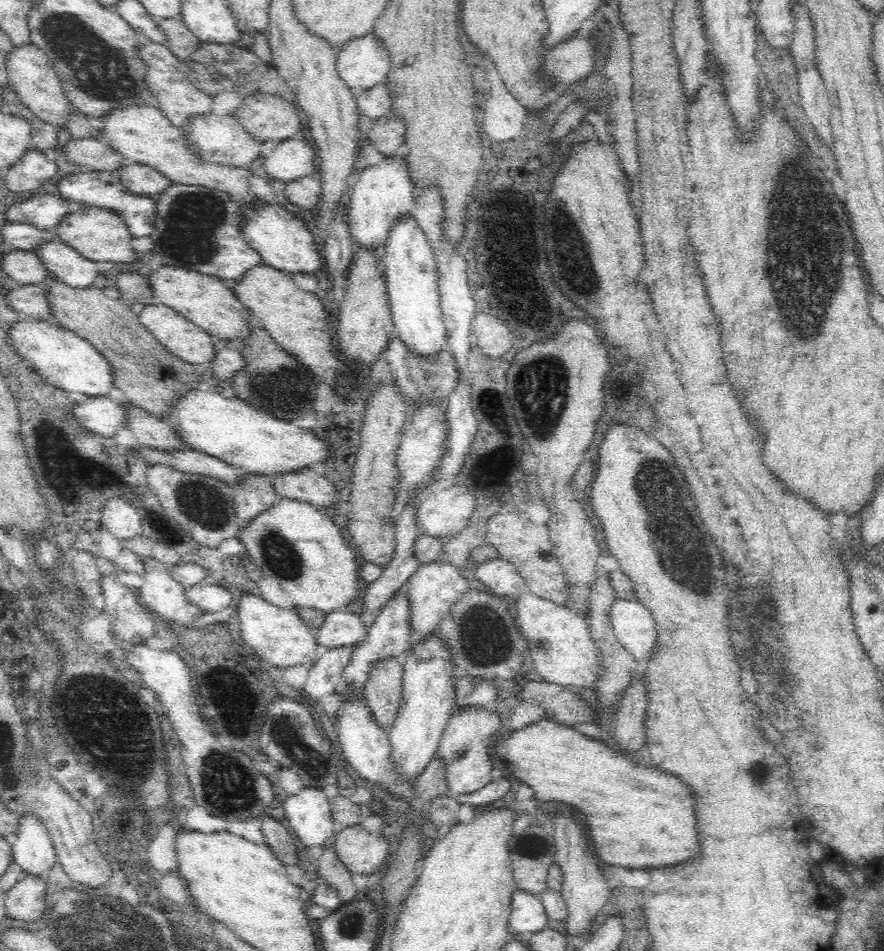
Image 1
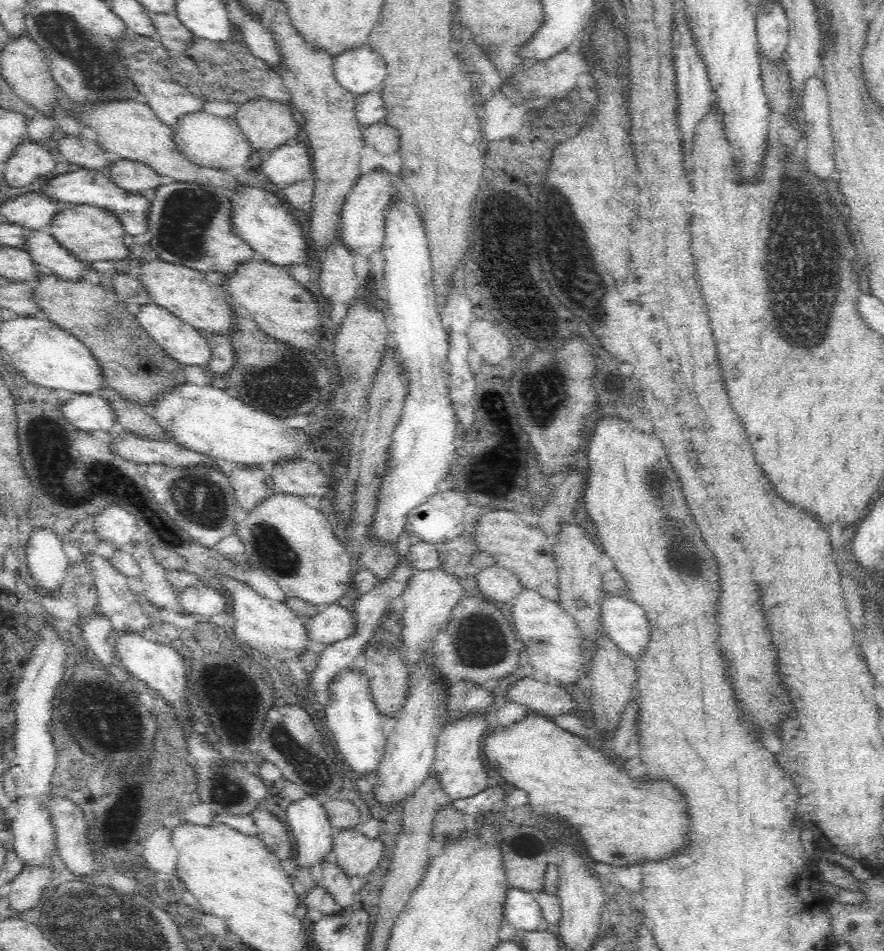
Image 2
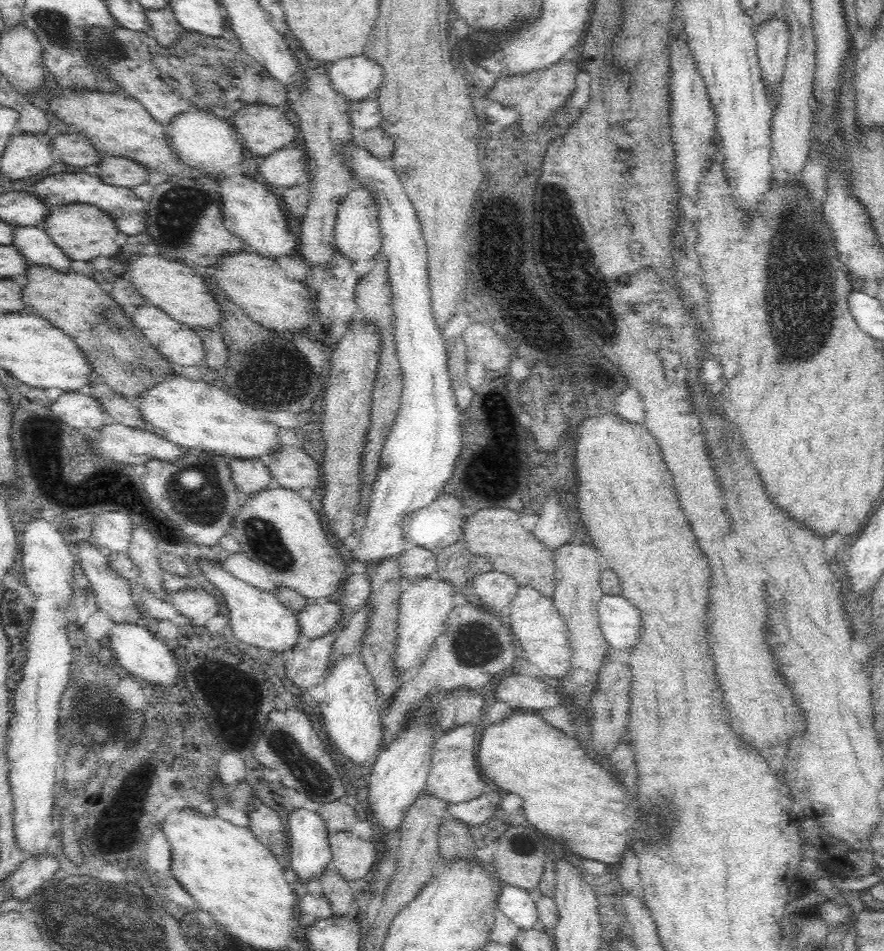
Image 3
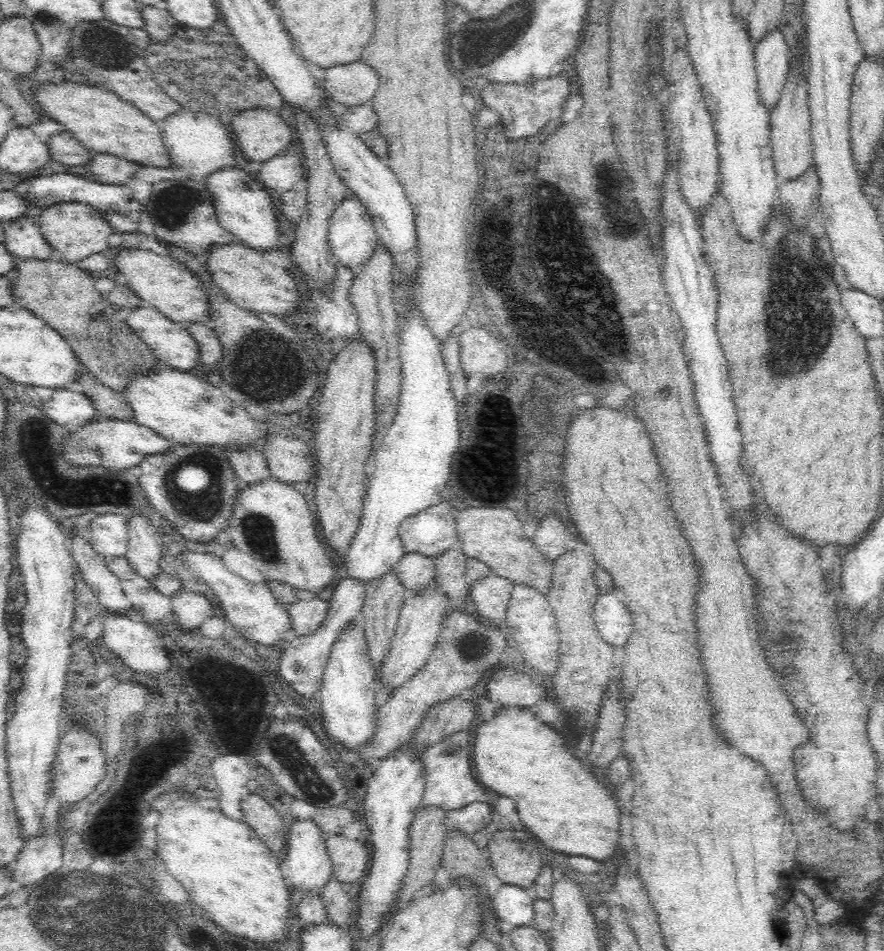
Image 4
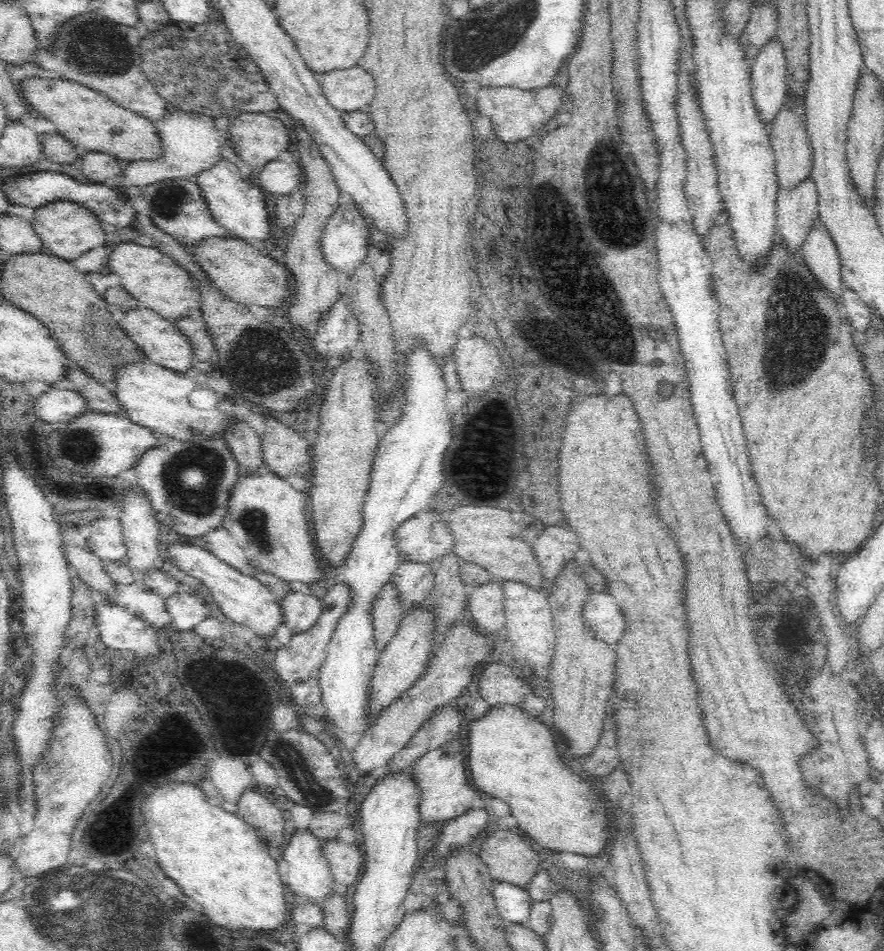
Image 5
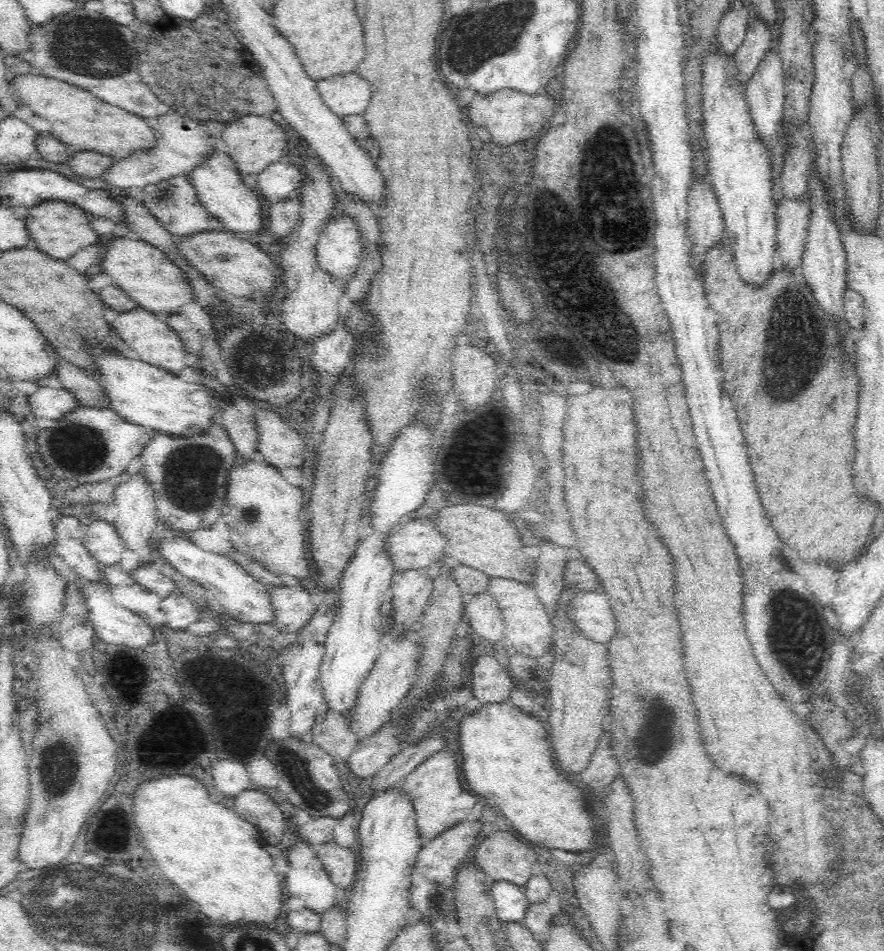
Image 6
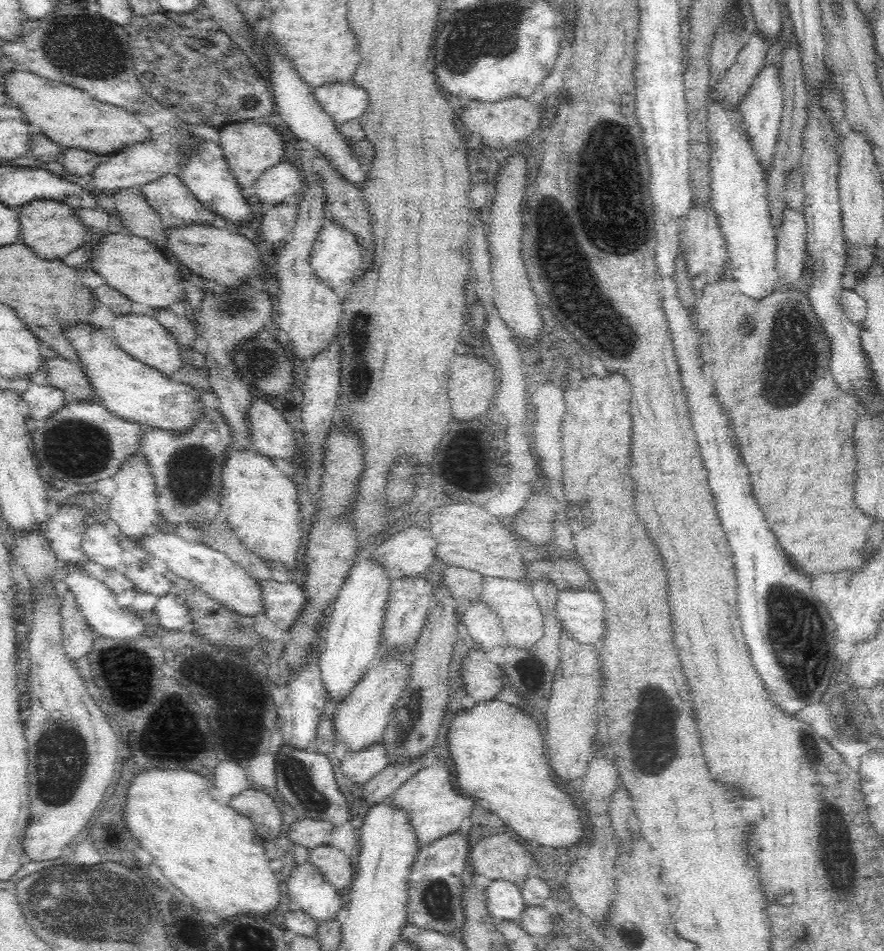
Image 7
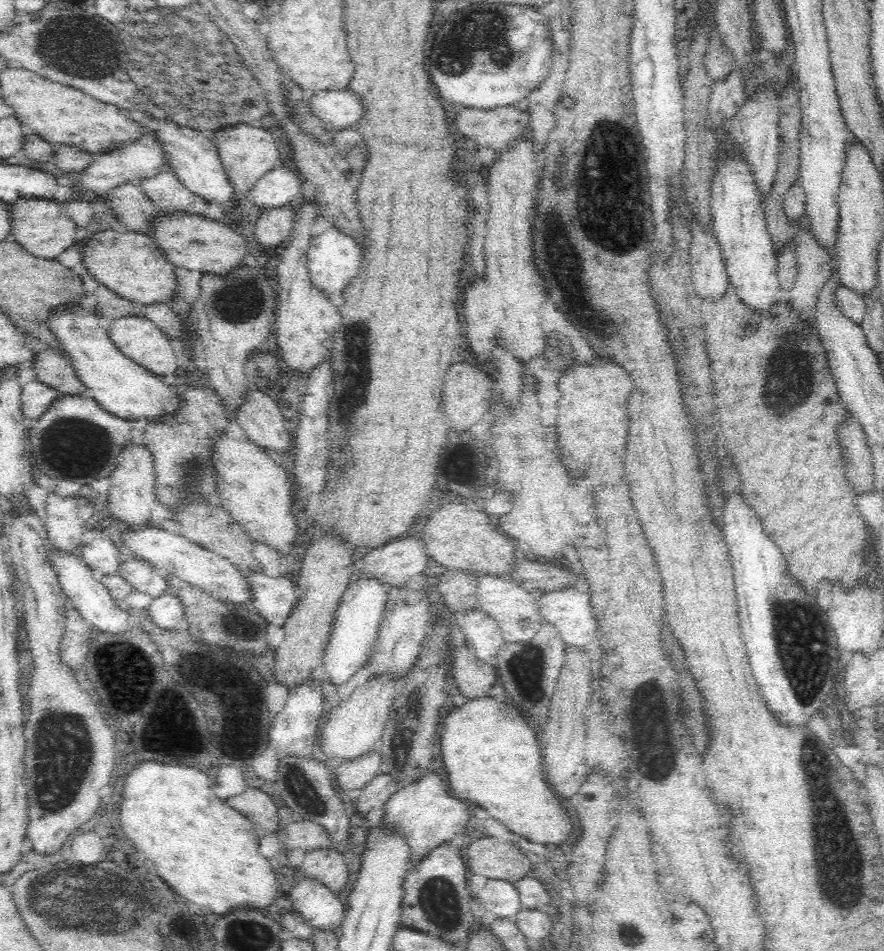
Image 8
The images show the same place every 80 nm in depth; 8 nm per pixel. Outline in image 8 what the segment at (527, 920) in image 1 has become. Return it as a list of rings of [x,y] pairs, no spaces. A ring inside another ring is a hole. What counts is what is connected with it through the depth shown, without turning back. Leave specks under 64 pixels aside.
[[[488,879],[482,888],[473,890],[473,897],[497,918],[514,920],[521,910],[518,891],[508,881]]]

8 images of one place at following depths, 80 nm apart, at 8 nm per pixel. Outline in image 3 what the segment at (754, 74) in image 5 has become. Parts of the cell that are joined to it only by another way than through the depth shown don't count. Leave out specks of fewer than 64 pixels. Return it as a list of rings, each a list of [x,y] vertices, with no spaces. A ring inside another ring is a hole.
[[[782,17],[765,22],[756,32],[756,52],[760,77],[770,103],[781,86],[789,45],[788,24]]]

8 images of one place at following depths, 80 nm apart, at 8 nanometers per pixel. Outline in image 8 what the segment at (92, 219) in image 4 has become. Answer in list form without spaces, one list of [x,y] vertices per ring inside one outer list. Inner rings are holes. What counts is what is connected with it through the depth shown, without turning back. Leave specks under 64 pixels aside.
[[[18,198],[9,206],[10,232],[8,236],[21,244],[32,256],[54,259],[65,248],[77,243],[76,224],[49,199]]]

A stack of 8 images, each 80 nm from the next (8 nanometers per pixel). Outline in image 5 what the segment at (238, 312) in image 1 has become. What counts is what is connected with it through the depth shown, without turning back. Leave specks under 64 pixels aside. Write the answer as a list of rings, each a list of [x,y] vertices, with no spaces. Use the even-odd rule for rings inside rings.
[[[122,241],[113,246],[106,265],[110,274],[120,278],[121,288],[136,299],[137,308],[148,308],[173,322],[176,318],[188,317],[190,308],[199,306],[200,294],[188,271],[156,247]]]

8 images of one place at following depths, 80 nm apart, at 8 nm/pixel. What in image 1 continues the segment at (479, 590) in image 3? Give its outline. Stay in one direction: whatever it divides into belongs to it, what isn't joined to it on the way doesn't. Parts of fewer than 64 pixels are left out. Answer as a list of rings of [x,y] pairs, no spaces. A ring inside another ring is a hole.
[[[498,556],[481,564],[474,572],[476,578],[486,587],[486,591],[499,599],[516,599],[524,590],[522,577],[516,567]]]

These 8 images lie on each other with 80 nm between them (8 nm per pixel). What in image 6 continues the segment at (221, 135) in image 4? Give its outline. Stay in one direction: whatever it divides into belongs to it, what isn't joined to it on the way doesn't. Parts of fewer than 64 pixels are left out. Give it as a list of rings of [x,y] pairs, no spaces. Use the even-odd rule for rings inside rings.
[[[170,110],[162,116],[144,118],[154,133],[155,144],[152,149],[143,149],[134,155],[116,159],[101,177],[108,190],[112,187],[119,189],[142,191],[148,184],[157,184],[162,180],[190,173],[193,167],[199,166],[215,148],[212,140],[204,131],[204,123],[184,117]]]

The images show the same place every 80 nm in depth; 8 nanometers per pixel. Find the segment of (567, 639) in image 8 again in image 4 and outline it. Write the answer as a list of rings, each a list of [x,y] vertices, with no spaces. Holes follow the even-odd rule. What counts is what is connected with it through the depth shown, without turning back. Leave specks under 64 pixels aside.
[[[600,594],[592,604],[592,618],[597,632],[608,645],[620,646],[628,643],[631,636],[632,616],[614,594]]]

